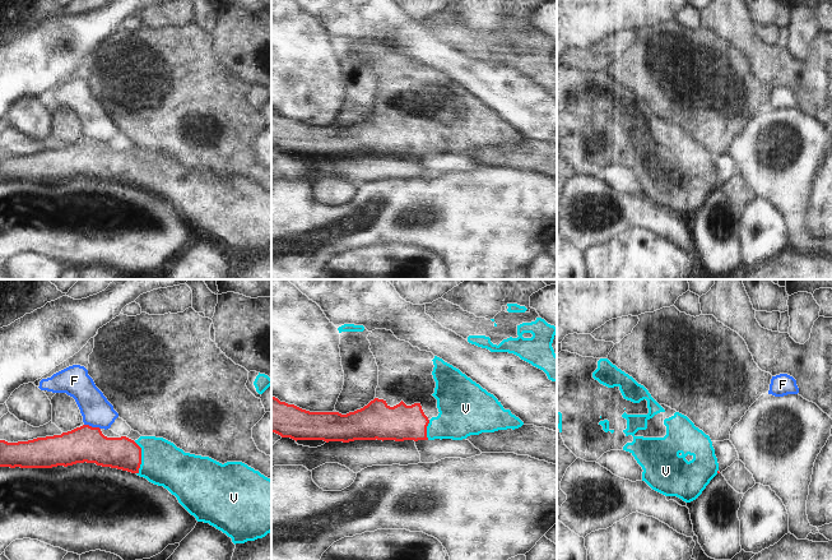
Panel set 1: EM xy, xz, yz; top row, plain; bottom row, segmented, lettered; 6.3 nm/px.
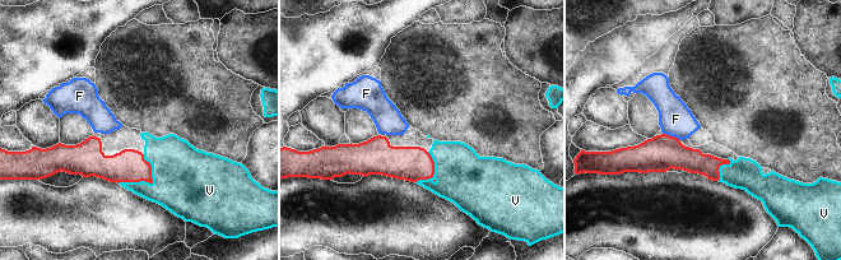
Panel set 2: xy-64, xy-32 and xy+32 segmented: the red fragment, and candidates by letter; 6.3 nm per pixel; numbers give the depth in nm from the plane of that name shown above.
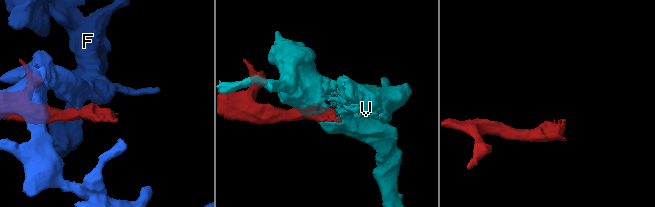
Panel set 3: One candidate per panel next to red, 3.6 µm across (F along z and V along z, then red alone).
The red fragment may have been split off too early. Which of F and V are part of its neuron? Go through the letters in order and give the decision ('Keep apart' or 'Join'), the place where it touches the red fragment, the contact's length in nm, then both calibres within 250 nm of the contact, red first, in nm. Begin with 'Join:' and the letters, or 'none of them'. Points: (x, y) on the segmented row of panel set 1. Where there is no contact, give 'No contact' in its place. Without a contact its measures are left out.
Join: V
F: Keep apart. Touches red at xy (92, 427). Shared border 110 nm. Thickness 220 nm (red) against 190 nm
V: Join. Touches red at xy (140, 458). Shared border 200 nm. Thickness 200 nm (red) against 280 nm.

